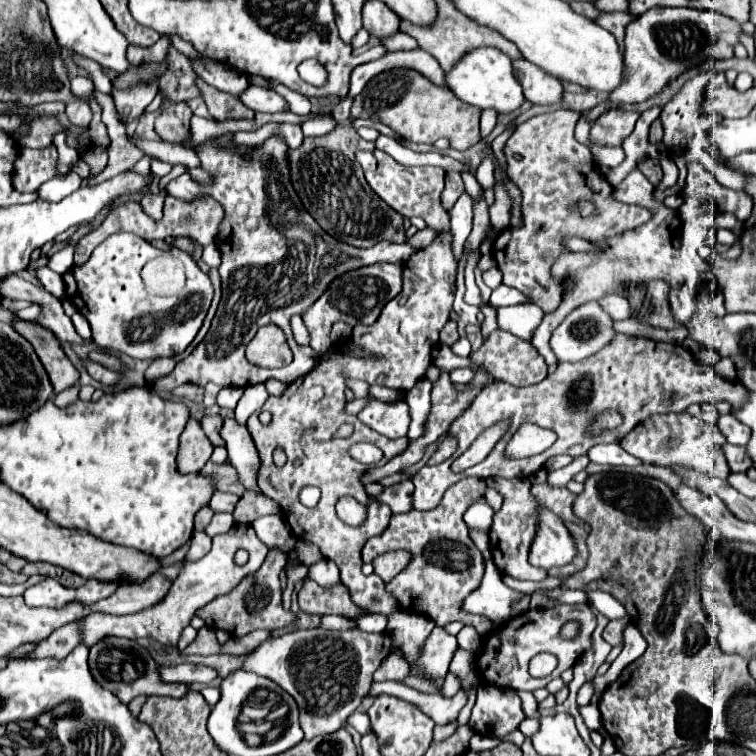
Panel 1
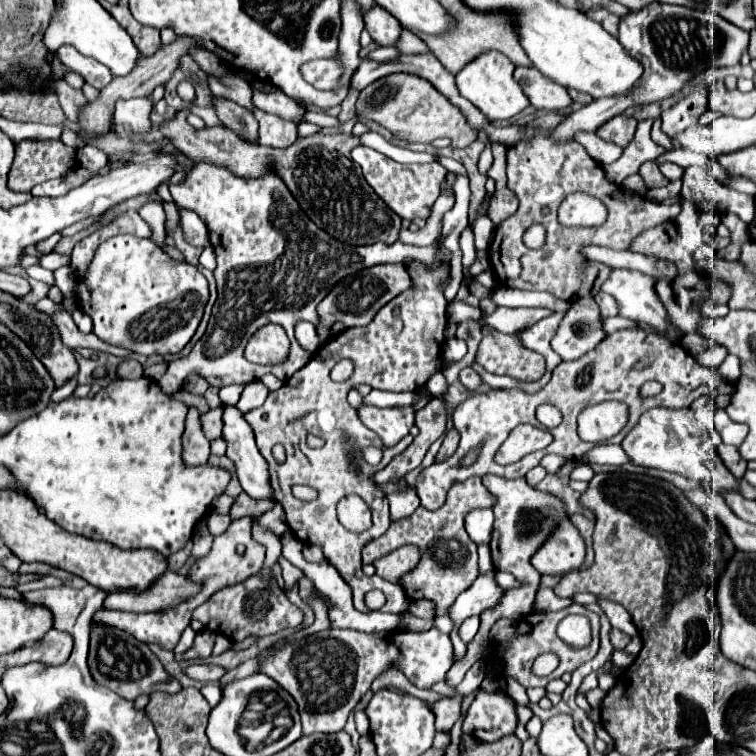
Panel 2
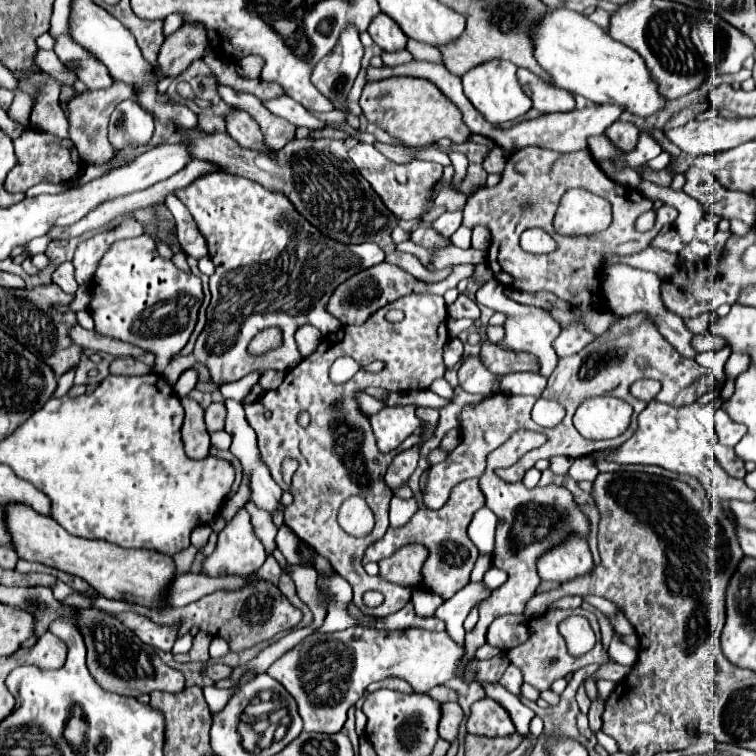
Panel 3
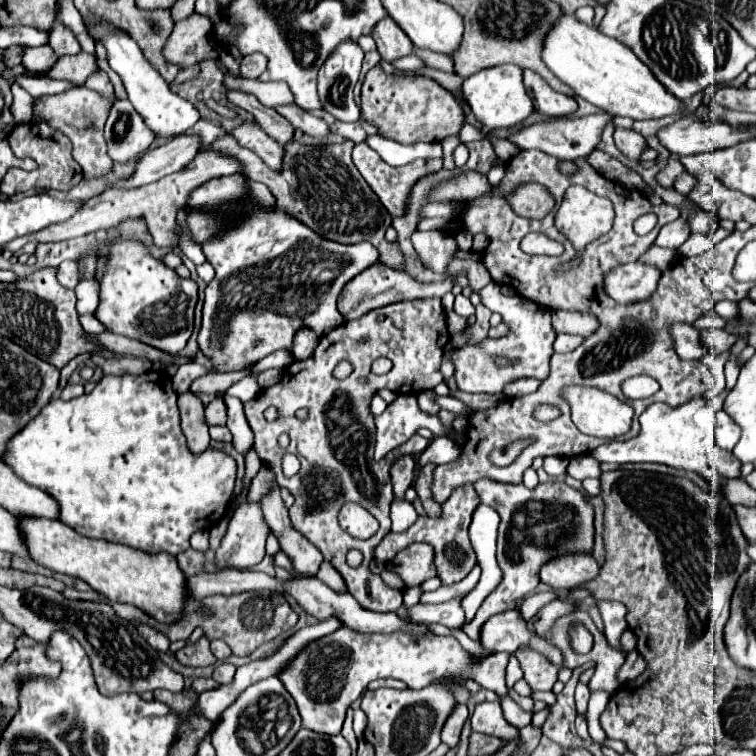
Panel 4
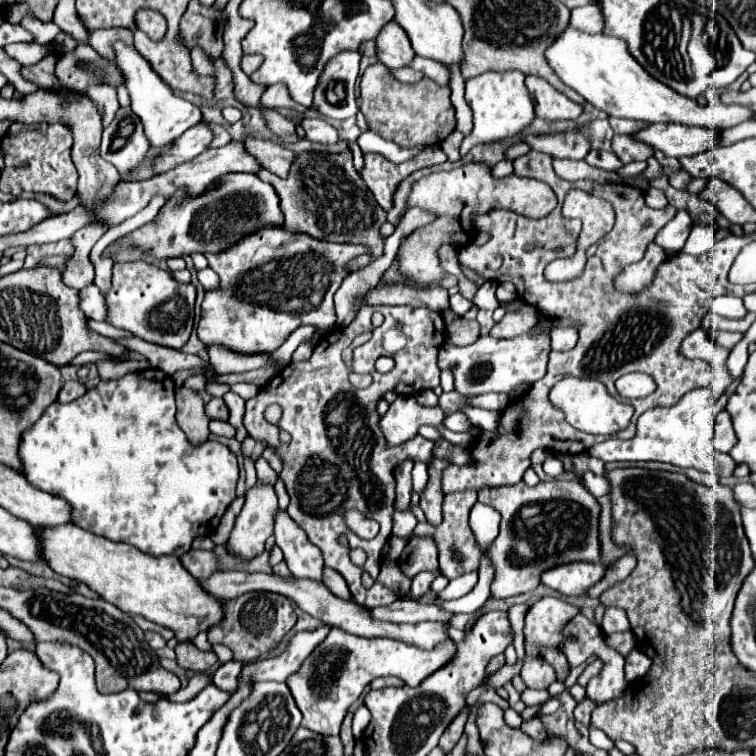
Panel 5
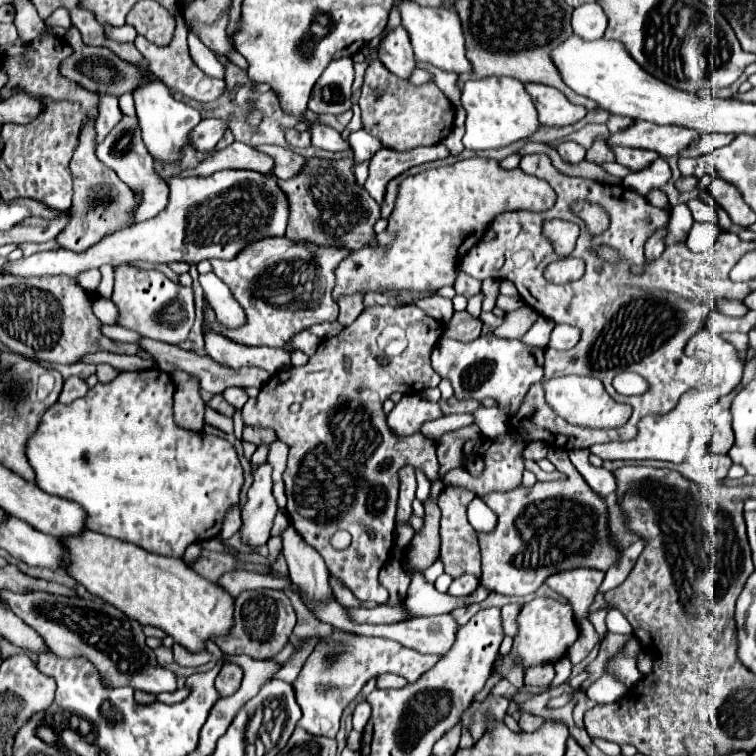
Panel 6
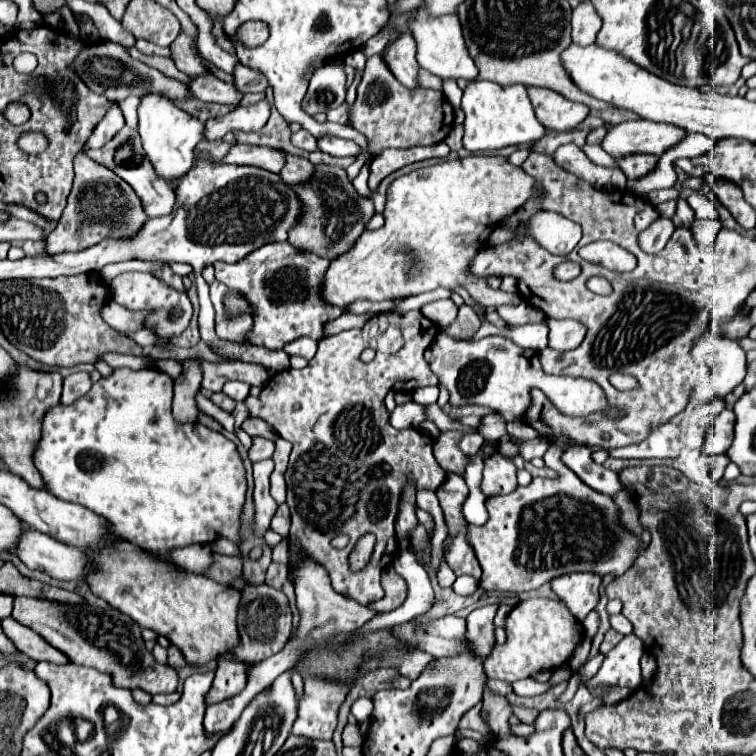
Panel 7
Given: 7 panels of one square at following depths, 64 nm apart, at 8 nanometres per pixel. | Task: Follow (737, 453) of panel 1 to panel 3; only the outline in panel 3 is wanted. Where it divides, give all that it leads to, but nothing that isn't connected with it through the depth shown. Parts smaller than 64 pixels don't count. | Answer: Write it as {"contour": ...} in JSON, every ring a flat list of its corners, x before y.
{"contour":[[722,444,714,446,714,454,716,460,720,462,720,466,734,478,744,478,746,470,744,470,744,462,734,454,734,448,724,448]]}

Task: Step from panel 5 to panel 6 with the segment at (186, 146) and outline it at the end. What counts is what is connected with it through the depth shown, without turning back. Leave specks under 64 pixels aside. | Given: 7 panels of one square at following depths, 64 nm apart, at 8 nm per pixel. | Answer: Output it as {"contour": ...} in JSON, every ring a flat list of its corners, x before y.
{"contour":[[208,118,198,124,198,128,192,132,192,146,196,150,210,150,218,144,218,140,224,136,228,130,230,120,222,118]]}

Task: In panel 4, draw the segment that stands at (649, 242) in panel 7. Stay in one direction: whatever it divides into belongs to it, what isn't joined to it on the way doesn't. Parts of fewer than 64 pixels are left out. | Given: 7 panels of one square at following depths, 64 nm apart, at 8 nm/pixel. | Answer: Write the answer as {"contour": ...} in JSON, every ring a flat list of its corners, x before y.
{"contour":[[634,262,632,266,620,266,606,278,606,292,620,304,632,304,646,300,658,284,660,270,656,266]]}

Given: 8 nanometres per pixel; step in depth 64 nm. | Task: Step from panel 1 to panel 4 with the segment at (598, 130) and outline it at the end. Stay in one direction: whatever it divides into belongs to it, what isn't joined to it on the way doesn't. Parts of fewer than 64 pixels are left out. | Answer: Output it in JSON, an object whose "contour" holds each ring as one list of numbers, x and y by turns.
{"contour":[[616,128,614,142,616,142,616,148,628,160,640,160,642,152,648,148,648,144,646,144,646,140,644,140,642,134,638,134,634,130,624,130,624,128]]}

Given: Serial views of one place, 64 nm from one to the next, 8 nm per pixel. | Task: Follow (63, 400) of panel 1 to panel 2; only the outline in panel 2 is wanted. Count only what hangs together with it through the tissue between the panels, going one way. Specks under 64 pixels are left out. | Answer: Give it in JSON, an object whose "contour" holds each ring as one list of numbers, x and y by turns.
{"contour":[[76,378,70,379,64,385,59,388,56,388,52,393,51,400,53,402,61,402,64,398,72,396,76,386,78,385]]}

